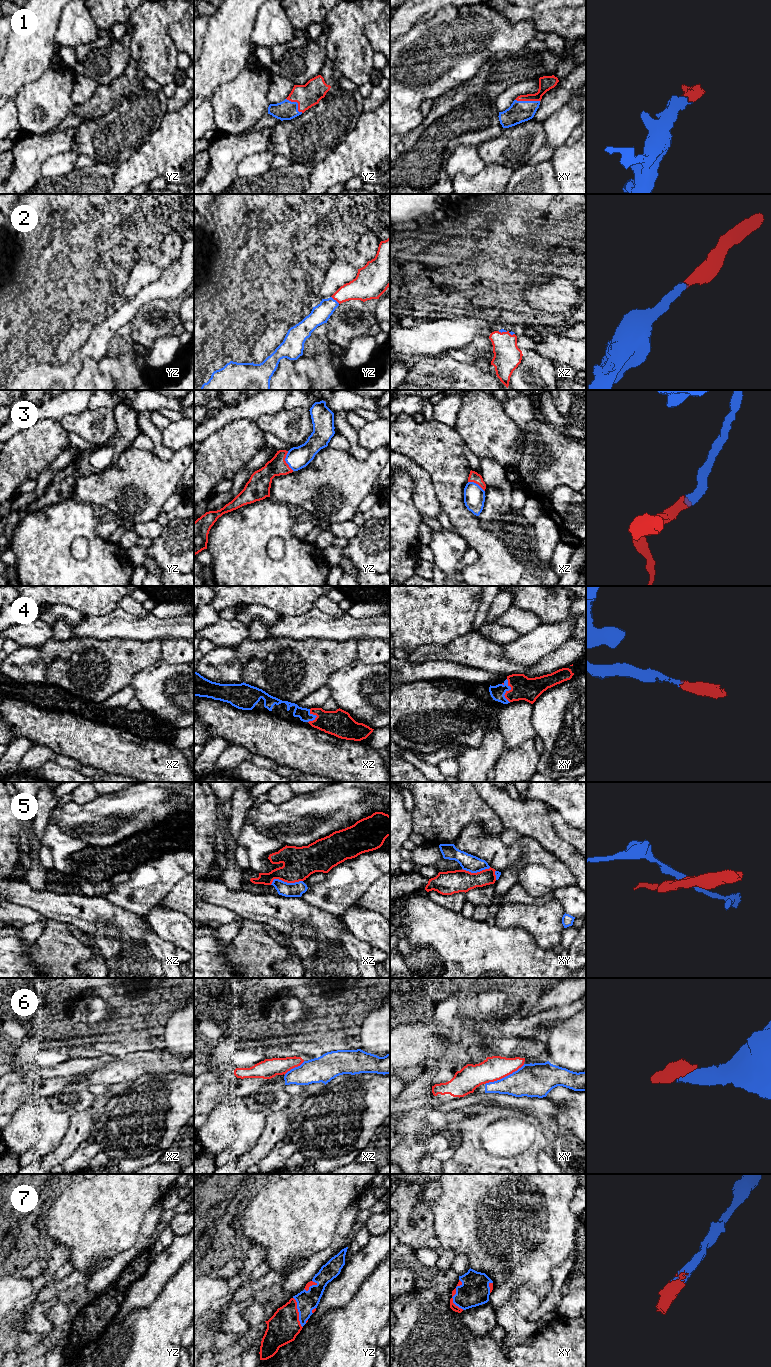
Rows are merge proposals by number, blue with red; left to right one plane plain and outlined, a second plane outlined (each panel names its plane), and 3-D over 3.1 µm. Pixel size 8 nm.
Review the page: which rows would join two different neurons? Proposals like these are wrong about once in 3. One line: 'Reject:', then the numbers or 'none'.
Reject: 5, 6

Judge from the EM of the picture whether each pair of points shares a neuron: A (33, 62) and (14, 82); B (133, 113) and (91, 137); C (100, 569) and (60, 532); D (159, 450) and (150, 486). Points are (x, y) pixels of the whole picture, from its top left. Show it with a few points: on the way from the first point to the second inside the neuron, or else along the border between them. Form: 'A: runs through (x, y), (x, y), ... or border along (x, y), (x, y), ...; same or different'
A: runs through (28, 67), (18, 77); same
B: runs through (123, 123), (113, 133), (101, 133); same
C: runs through (85, 569), (78, 569), (60, 551), (60, 547); same
D: border along (152, 452), (164, 460), (167, 460), (173, 454); different

